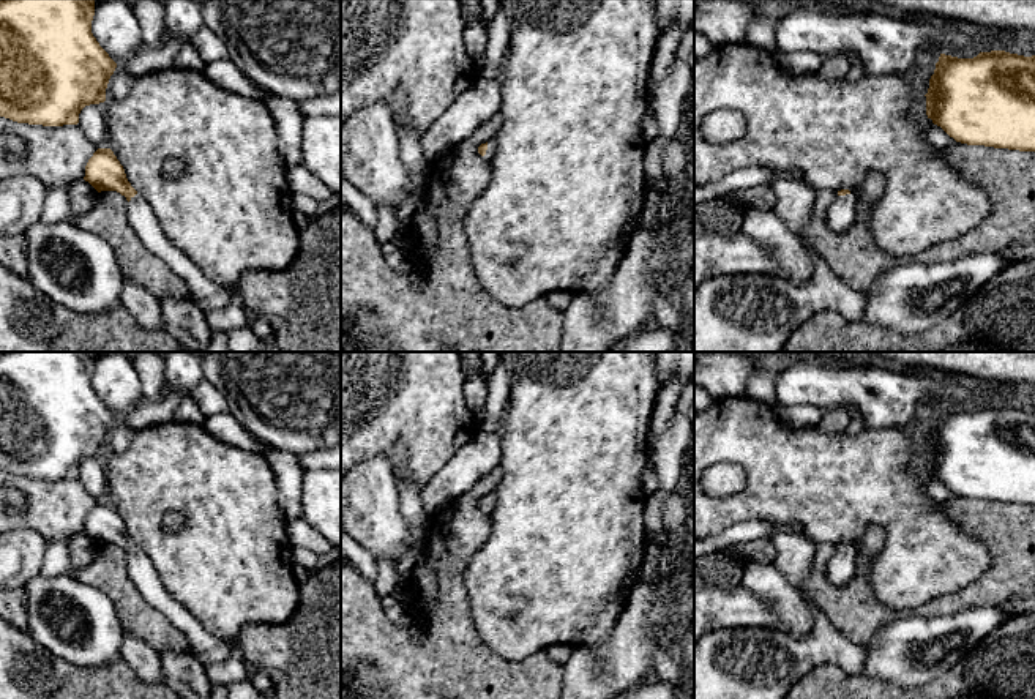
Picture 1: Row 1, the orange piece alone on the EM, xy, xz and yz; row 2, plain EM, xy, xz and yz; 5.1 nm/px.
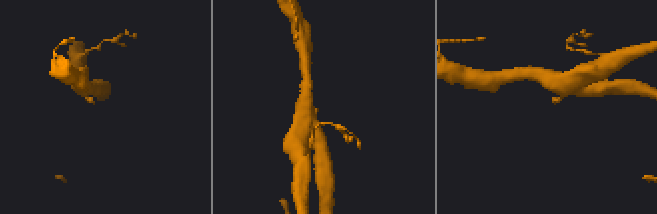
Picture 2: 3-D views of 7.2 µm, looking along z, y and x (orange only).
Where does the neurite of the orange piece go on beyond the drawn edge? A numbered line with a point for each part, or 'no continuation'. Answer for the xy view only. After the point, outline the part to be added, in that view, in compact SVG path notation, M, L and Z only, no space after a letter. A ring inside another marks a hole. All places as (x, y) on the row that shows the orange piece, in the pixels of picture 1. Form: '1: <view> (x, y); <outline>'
1: xy (209, 295); M137 193L128 202L128 219L144 246L174 270L189 289L189 298L210 317L237 300L235 293L208 279L161 229L148 202Z

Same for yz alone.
1: yz (841, 213); M855 194L838 196L828 208L827 224L830 230L846 232L855 219Z

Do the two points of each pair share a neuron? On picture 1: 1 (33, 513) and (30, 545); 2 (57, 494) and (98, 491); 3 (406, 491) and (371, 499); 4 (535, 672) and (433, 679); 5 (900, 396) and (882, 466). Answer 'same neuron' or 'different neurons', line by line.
1: different neurons
2: different neurons
3: different neurons
4: same neuron
5: different neurons

